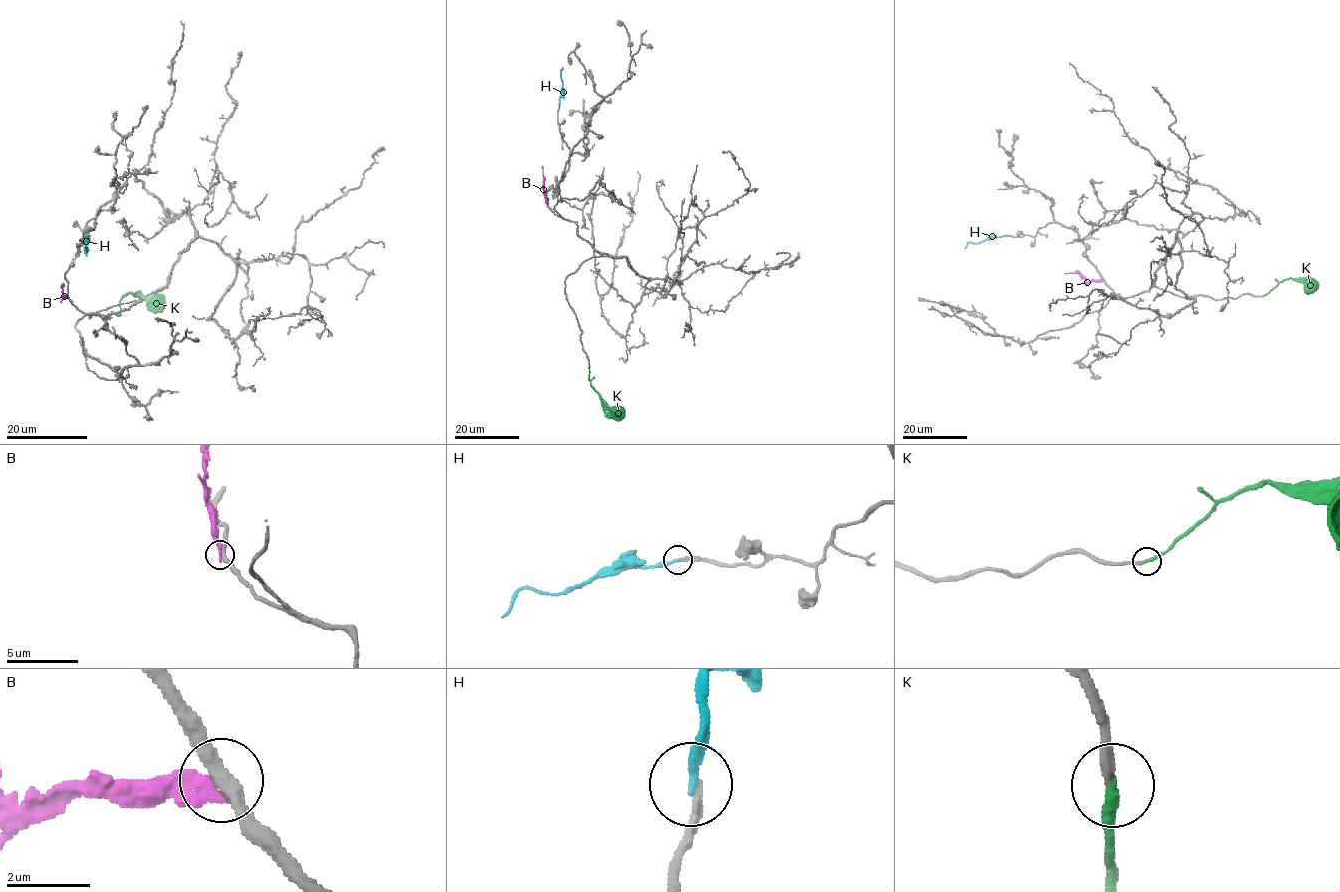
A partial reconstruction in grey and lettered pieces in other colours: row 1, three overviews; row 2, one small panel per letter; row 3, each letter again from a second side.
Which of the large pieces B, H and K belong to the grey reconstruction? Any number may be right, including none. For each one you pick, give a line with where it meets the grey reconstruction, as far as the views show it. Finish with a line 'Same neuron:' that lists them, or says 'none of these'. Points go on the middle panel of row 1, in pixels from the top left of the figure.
H: Touches grey at (558, 105)
K: Touches grey at (589, 365)
Same neuron: H, K

